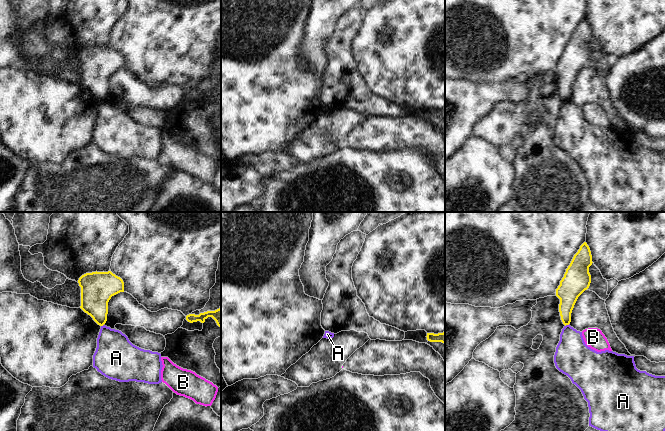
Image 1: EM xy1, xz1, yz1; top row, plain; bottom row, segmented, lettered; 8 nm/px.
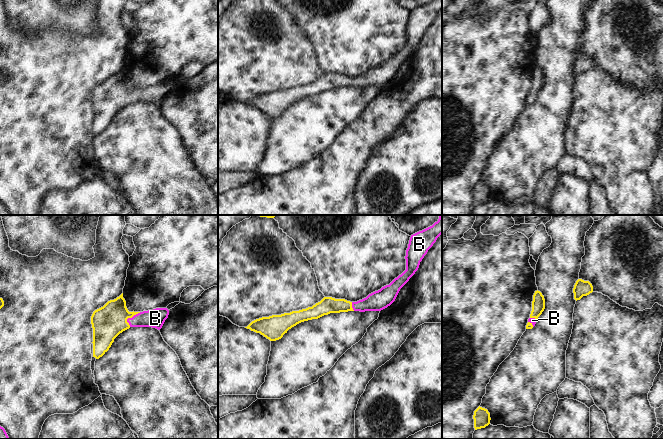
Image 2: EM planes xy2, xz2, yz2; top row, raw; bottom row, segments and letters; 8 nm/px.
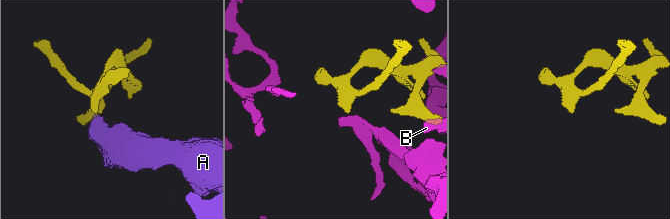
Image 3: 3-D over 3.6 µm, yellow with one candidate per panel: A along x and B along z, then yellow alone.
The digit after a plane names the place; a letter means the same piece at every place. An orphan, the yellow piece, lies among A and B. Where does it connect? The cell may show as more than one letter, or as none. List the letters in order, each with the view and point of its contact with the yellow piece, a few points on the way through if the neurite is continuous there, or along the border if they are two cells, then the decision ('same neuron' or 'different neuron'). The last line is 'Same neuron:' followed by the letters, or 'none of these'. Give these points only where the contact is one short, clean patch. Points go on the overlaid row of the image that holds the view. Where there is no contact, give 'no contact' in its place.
A: yz1 (567, 324) | along yz1 (569, 323), (565, 326) | different neuron
B: xy2 (130, 317) | across xy2 (109, 321), (130, 317), (155, 318) | same neuron
Same neuron: B

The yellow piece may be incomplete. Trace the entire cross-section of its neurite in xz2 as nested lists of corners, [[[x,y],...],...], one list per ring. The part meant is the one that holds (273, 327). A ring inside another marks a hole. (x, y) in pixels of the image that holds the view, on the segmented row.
[[[442,215],[439,216],[438,221],[432,226],[411,235],[405,256],[406,270],[389,285],[369,294],[362,300],[350,302],[345,299],[324,297],[312,307],[281,315],[262,317],[252,321],[245,328],[260,333],[270,341],[276,341],[281,339],[289,329],[297,324],[312,319],[318,319],[330,313],[381,311],[395,301],[400,289],[418,270],[420,262],[441,234]]]

